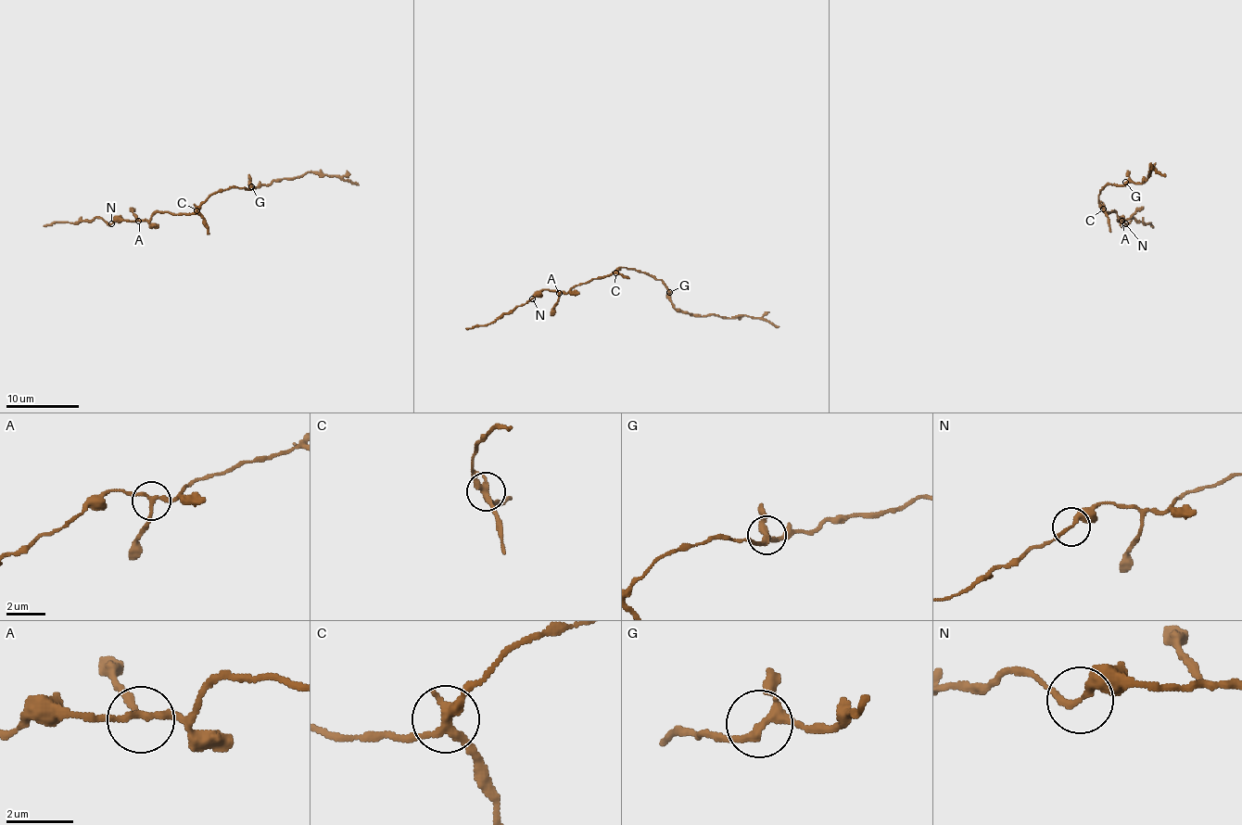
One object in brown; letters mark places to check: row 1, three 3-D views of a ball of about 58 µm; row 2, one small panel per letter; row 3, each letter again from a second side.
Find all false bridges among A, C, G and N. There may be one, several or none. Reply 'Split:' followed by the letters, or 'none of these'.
Split: C

